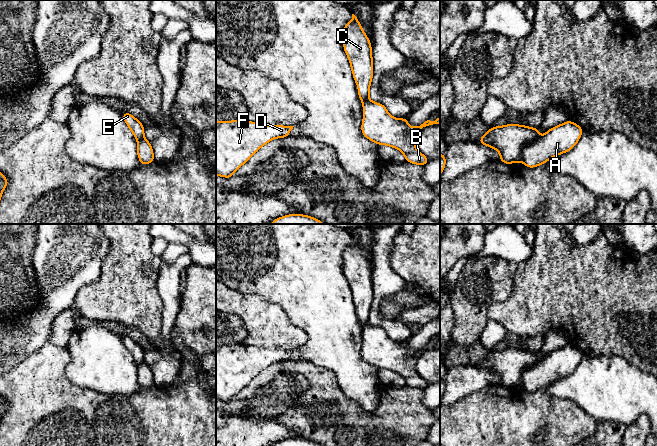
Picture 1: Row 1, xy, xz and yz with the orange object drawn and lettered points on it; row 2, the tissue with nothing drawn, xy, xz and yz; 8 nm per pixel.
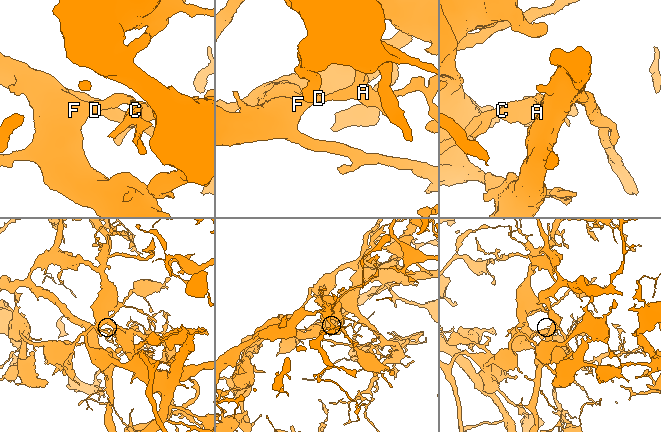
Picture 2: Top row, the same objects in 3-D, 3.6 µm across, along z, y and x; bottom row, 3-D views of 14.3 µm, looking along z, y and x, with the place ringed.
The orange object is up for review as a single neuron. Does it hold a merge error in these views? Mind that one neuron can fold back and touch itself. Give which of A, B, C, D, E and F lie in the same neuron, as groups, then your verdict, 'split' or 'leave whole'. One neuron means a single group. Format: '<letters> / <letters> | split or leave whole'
A B / C D E F | split

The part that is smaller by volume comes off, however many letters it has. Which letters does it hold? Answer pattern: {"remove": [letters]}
{"remove": ["C", "D", "E", "F"]}

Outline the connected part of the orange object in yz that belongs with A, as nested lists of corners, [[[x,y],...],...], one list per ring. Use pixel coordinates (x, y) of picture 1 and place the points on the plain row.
[[[570,344],[557,349],[549,353],[534,367],[525,370],[519,385],[528,392],[545,388],[549,383],[574,372],[583,355],[578,348]]]

